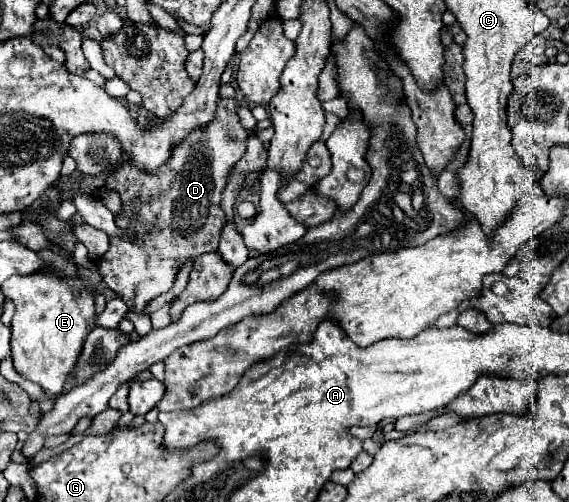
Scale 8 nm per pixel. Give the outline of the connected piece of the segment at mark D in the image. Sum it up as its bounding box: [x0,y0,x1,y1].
[97,98,247,314]

